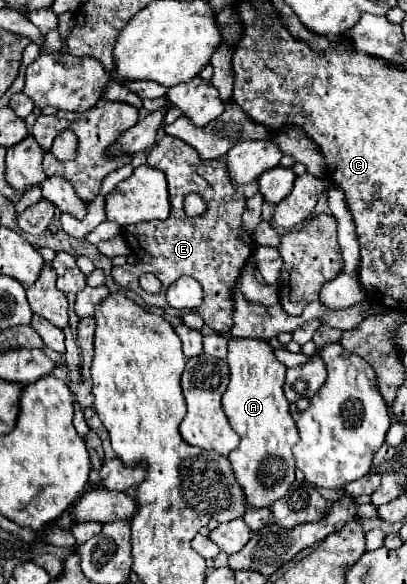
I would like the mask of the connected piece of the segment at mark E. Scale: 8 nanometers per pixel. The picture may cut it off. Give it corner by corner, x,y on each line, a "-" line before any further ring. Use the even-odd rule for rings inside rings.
166,134
160,142
154,144
154,148
148,152
148,164
166,174
172,210
166,220
152,220
152,222
130,224
122,228
122,236
136,254
138,264
136,268
113,267
112,278
120,288
132,290
138,296
142,296
146,304
160,306
170,316
184,316
186,310
176,310
168,306
166,290
180,276
192,276
204,288
204,302
192,312
200,314
204,324
210,326
212,330
226,334
232,326
232,310
234,310
230,304
230,290
234,288
234,282
242,266
248,262
254,250
252,234
242,228
242,220
240,220
246,206
246,198
230,182
224,160
202,160
192,146
188,146
186,142
174,136
-
188,194
198,194
206,198
208,208
204,214
194,218
184,214
184,198
-
146,272
154,274
162,282
160,294
148,296
140,288
138,276

